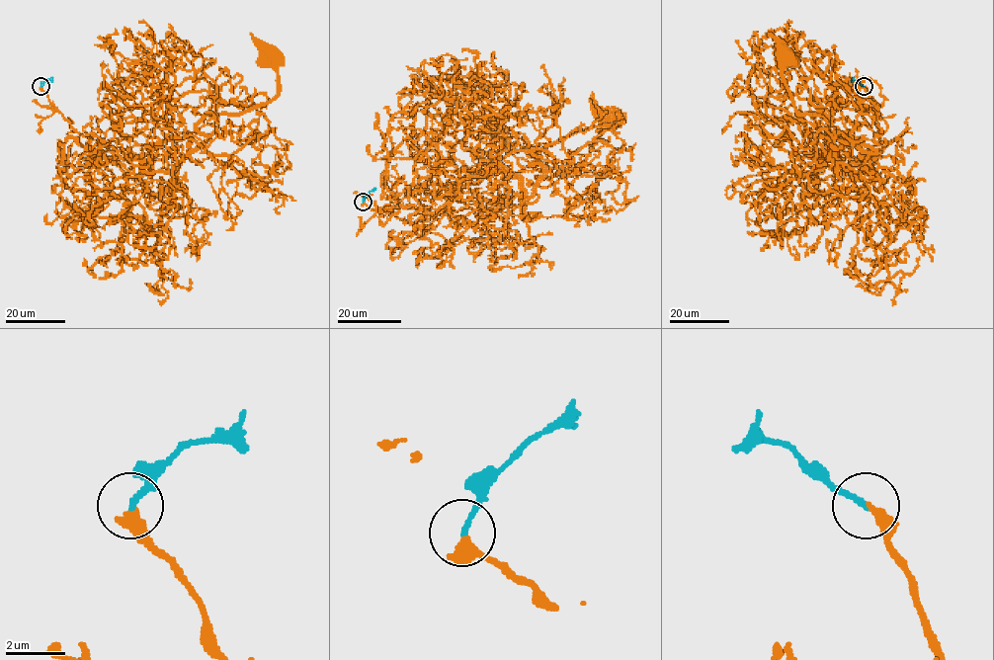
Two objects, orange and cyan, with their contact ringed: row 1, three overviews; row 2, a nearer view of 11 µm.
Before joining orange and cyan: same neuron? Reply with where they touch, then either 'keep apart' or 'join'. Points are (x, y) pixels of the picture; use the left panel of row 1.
at (41, 86); join

